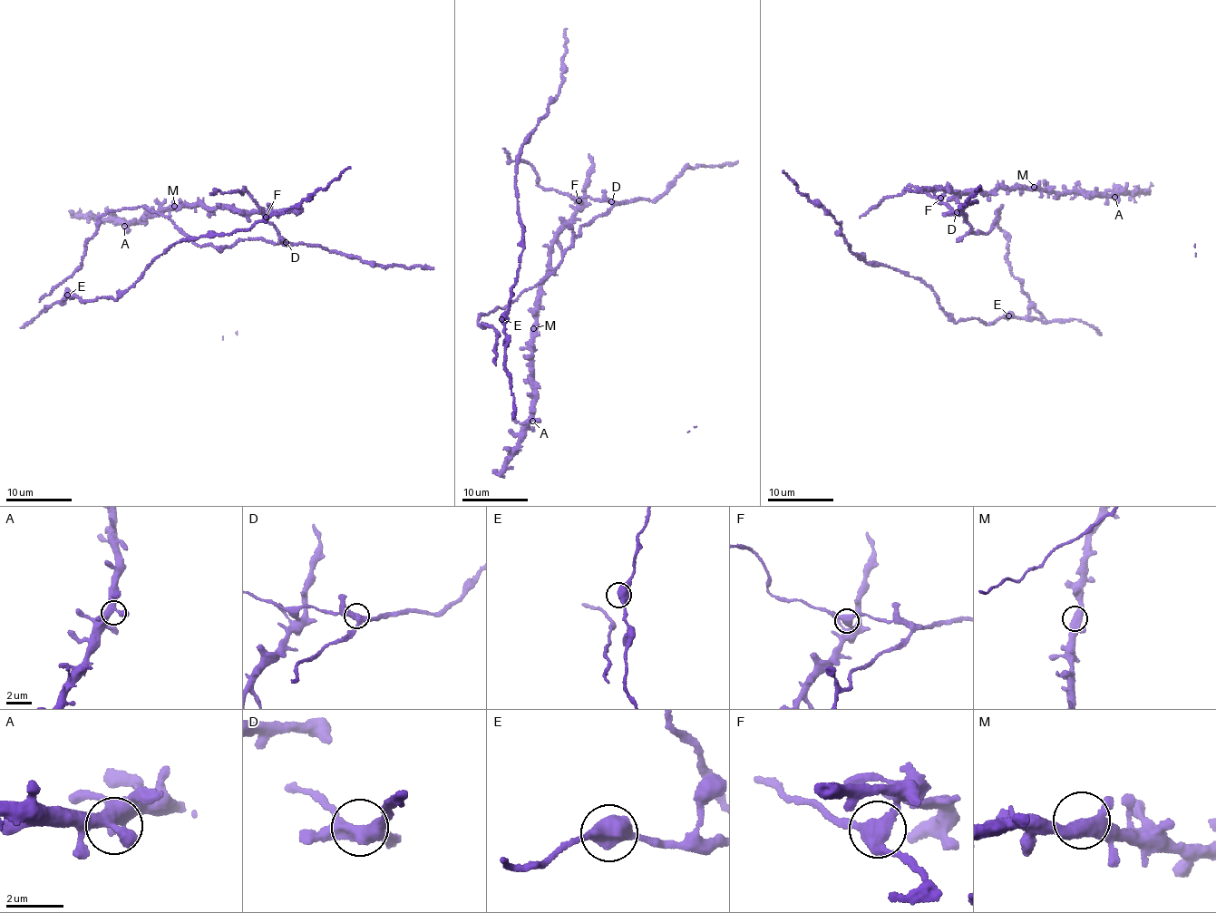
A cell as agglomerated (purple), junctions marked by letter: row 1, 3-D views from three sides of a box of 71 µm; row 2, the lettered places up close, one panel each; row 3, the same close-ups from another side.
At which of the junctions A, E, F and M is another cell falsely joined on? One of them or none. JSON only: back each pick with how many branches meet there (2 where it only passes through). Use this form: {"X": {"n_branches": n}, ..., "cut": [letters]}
{"F": {"n_branches": 3}, "cut": ["F"]}

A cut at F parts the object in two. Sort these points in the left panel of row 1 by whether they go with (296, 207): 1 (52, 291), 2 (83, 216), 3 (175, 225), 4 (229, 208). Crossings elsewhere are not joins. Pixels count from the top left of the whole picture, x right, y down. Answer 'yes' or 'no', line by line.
1: no
2: yes
3: no
4: yes

